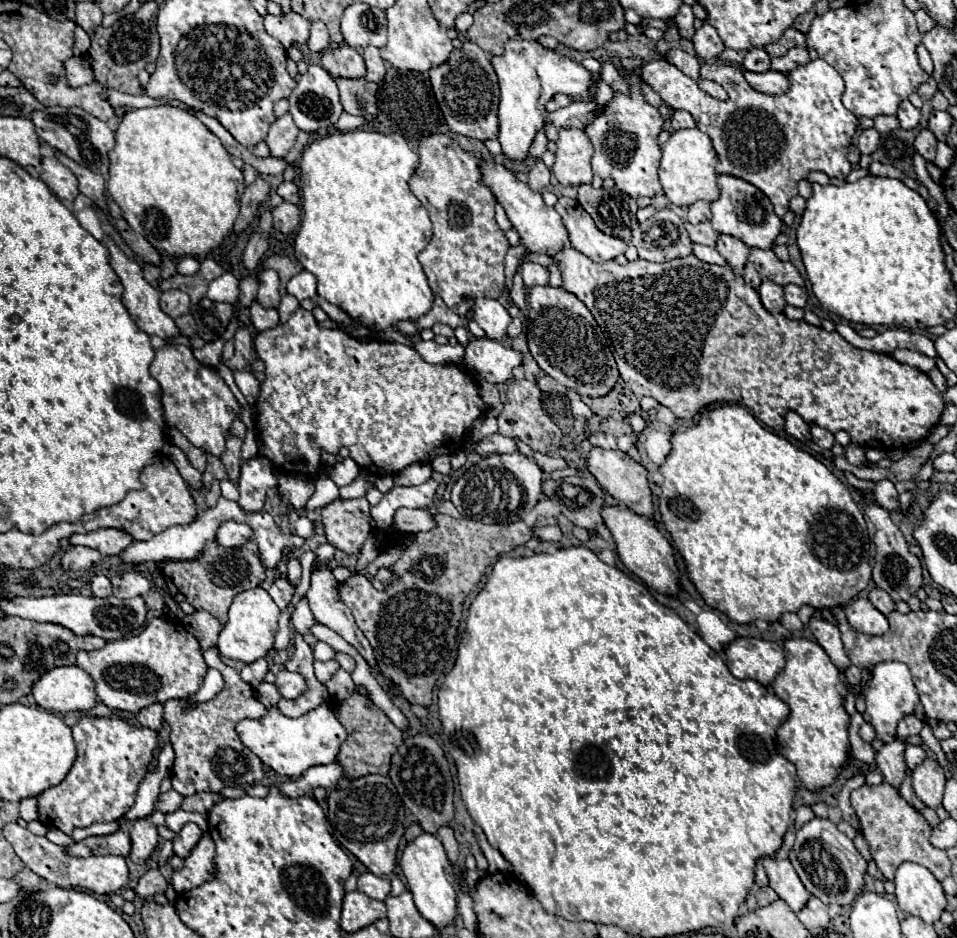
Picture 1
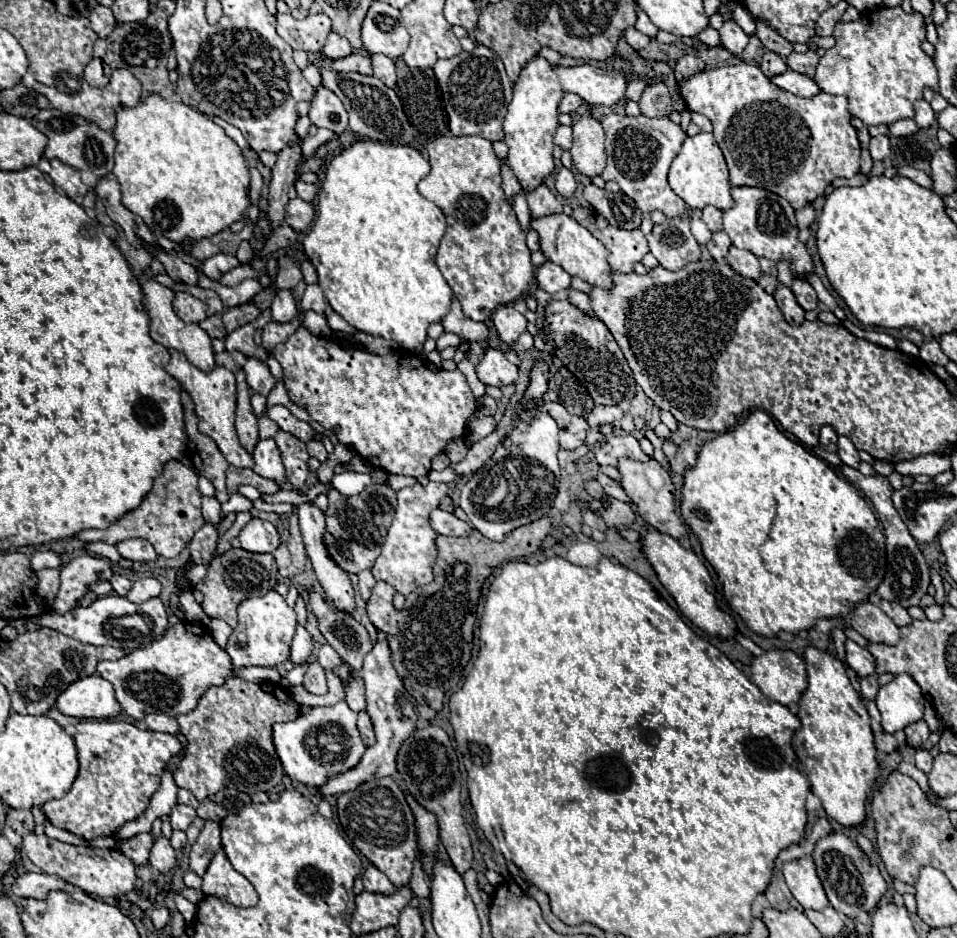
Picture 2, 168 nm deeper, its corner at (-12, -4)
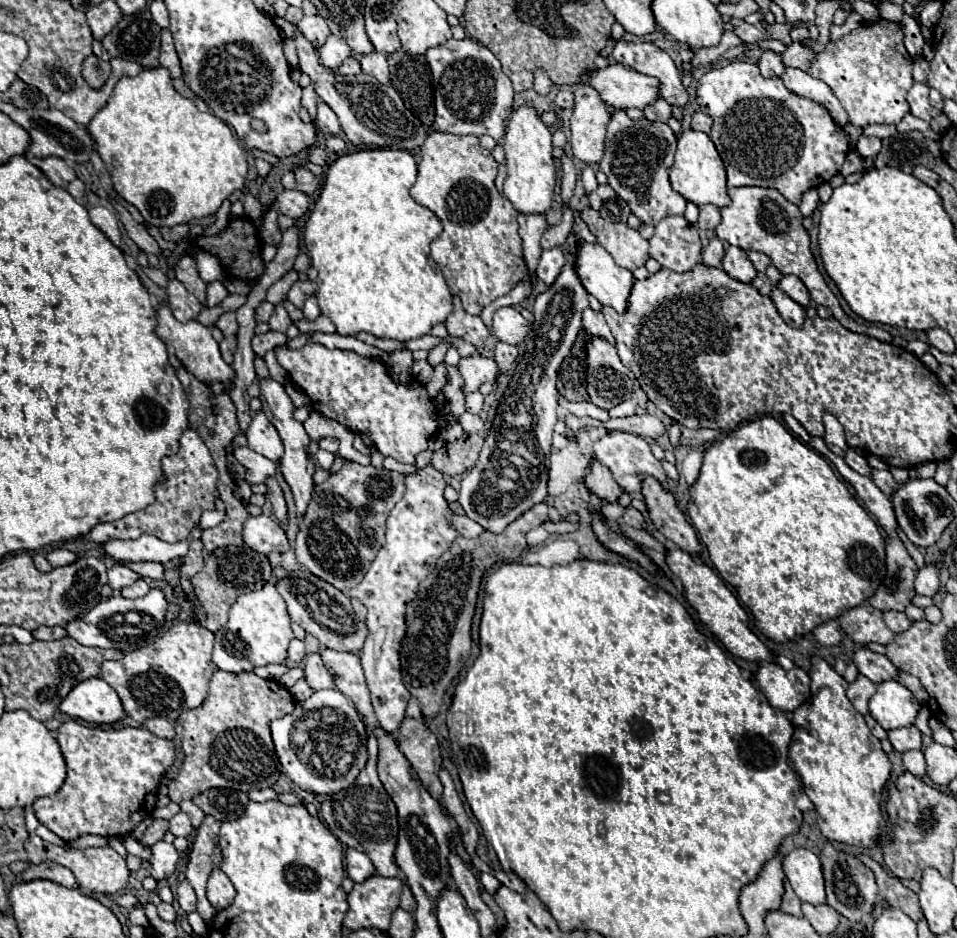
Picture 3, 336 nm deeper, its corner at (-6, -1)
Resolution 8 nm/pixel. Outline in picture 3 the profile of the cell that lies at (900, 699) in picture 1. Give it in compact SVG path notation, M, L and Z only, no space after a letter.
M894 679L878 683L876 695L870 699L870 715L886 731L912 725L918 709L920 705L914 695Z

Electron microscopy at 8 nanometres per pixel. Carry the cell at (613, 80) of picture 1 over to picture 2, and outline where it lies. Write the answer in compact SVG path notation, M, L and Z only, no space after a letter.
M654 82L650 88L644 90L640 98L640 108L646 118L658 118L658 116L670 116L674 106L672 98L668 94L668 88L664 82Z

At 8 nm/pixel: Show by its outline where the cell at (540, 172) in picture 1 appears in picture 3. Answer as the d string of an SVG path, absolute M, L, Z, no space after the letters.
M520 213L518 223L520 223L520 237L524 241L524 259L526 259L528 271L534 273L534 265L538 263L538 257L542 253L540 237L548 227L546 215L542 215L542 213L532 213L532 215Z

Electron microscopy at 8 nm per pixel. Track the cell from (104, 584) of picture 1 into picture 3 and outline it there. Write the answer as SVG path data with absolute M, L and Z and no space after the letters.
M118 563L114 565L112 569L108 569L108 585L114 589L114 591L120 591L122 587L128 587L132 585L136 579L140 579L138 573L130 571L126 565Z

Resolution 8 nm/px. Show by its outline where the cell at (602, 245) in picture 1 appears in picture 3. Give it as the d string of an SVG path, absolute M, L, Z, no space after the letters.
M586 207L580 211L580 217L594 233L596 241L614 257L616 265L634 271L646 263L648 255L648 241L636 231L630 229L626 223L610 223L604 221L594 209Z

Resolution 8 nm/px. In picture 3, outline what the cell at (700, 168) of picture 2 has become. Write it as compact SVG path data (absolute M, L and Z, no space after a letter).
M684 131L678 137L678 149L674 165L670 167L670 183L676 193L680 193L686 201L692 201L694 205L716 205L726 207L730 205L730 197L726 193L726 171L724 163L712 143L712 139L702 131Z

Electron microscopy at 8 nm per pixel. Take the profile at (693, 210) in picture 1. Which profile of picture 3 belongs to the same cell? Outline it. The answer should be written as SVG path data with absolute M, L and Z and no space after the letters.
M702 205L700 217L698 217L698 227L704 231L714 231L718 223L720 223L720 209L716 205Z

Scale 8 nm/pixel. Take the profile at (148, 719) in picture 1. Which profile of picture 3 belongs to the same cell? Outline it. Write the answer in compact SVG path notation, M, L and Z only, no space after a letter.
M152 717L152 719L146 719L146 729L152 731L154 735L162 737L162 739L174 739L174 727L172 723L166 719L166 717Z

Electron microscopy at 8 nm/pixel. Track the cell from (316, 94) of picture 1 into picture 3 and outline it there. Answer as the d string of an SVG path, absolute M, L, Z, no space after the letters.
M318 103L318 117L316 117L316 127L320 133L324 135L338 135L340 133L340 121L336 117L336 113L326 105L326 103Z

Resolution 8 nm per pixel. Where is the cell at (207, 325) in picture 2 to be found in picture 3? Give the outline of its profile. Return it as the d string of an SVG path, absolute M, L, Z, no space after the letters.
M224 313L224 315L214 323L214 327L218 327L224 335L236 335L236 331L238 331L236 315L234 315L234 313Z

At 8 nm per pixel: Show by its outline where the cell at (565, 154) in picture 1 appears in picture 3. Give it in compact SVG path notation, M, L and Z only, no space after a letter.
M580 85L574 95L576 105L570 119L572 153L586 165L596 165L604 157L604 137L610 115L606 103L590 89L590 85Z

